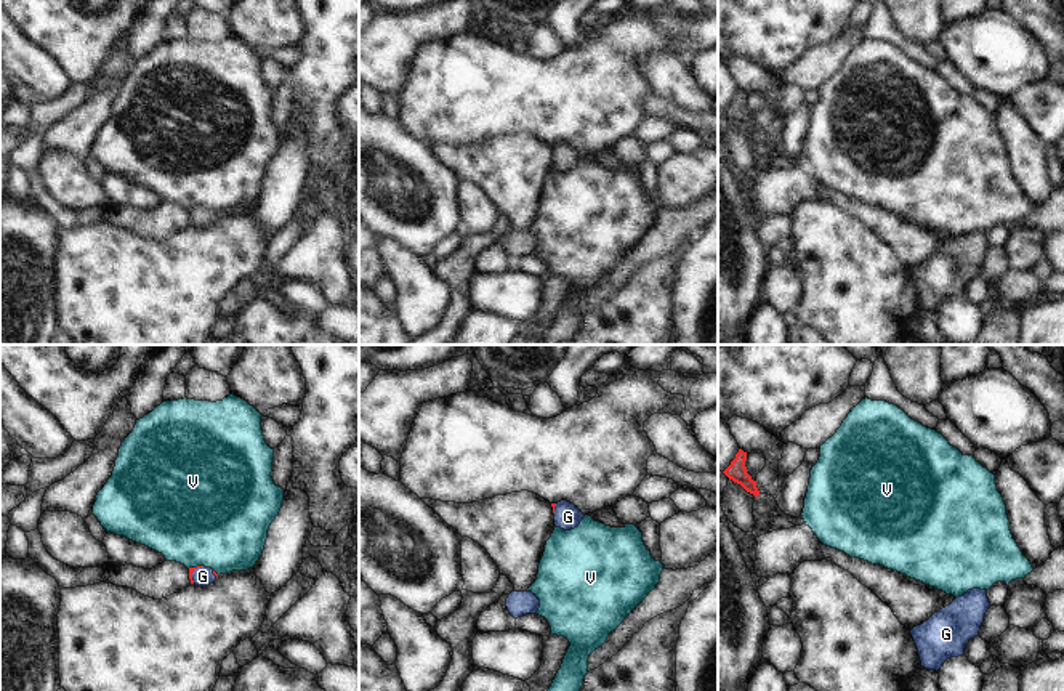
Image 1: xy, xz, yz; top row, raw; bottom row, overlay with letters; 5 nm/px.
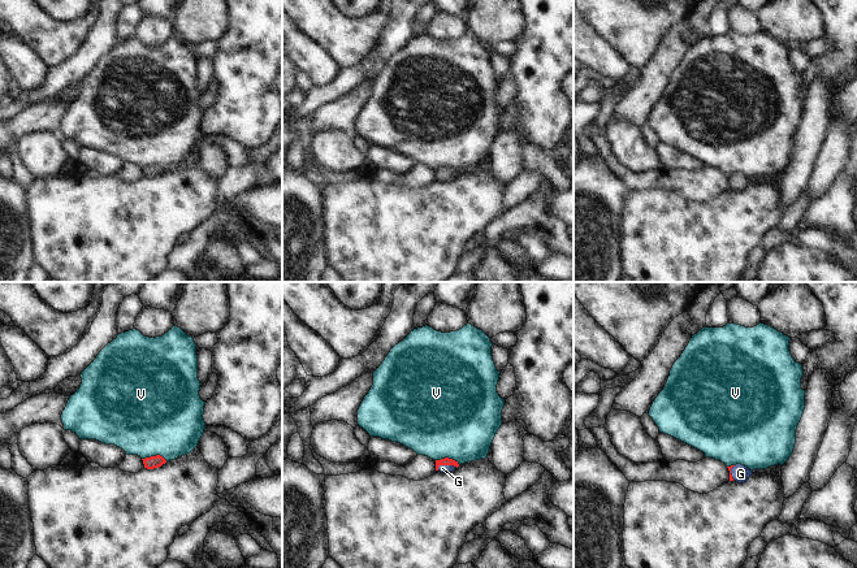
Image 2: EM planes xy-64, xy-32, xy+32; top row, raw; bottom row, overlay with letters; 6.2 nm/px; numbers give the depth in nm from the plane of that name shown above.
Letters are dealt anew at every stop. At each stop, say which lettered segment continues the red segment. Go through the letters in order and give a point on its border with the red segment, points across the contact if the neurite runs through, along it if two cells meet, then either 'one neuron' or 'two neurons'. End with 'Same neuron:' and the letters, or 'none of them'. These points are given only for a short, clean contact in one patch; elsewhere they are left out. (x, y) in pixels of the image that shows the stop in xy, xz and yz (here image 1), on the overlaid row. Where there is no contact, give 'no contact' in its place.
G: meets red in xy at (193, 571); runs through xy (191, 569), (193, 571), (202, 576); one neuron
V: meets red in xy at (194, 568); two neurons
Same neuron: G

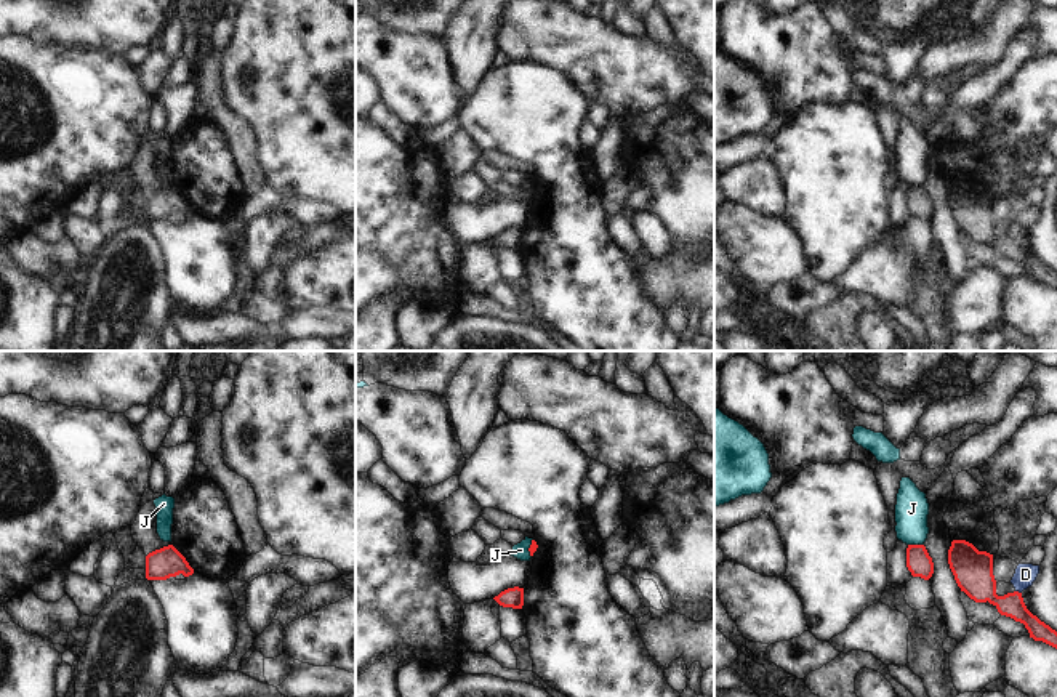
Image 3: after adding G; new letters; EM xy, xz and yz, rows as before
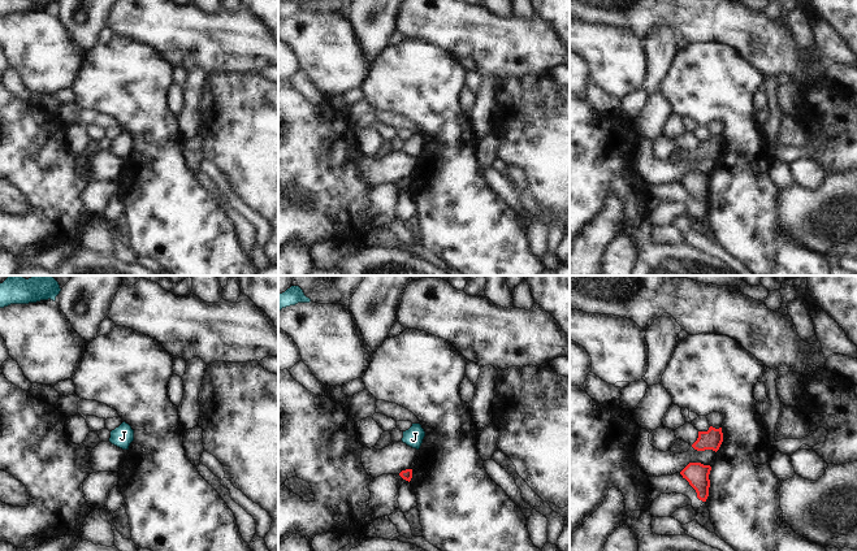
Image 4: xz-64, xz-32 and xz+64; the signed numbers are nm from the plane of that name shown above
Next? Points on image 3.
D: meets red in yz at (1017, 592); border along yz (1016, 590), (1020, 593); two neurons
J: meets red in yz at (916, 545); border along yz (908, 543), (923, 545); two neurons
Same neuron: none of them

